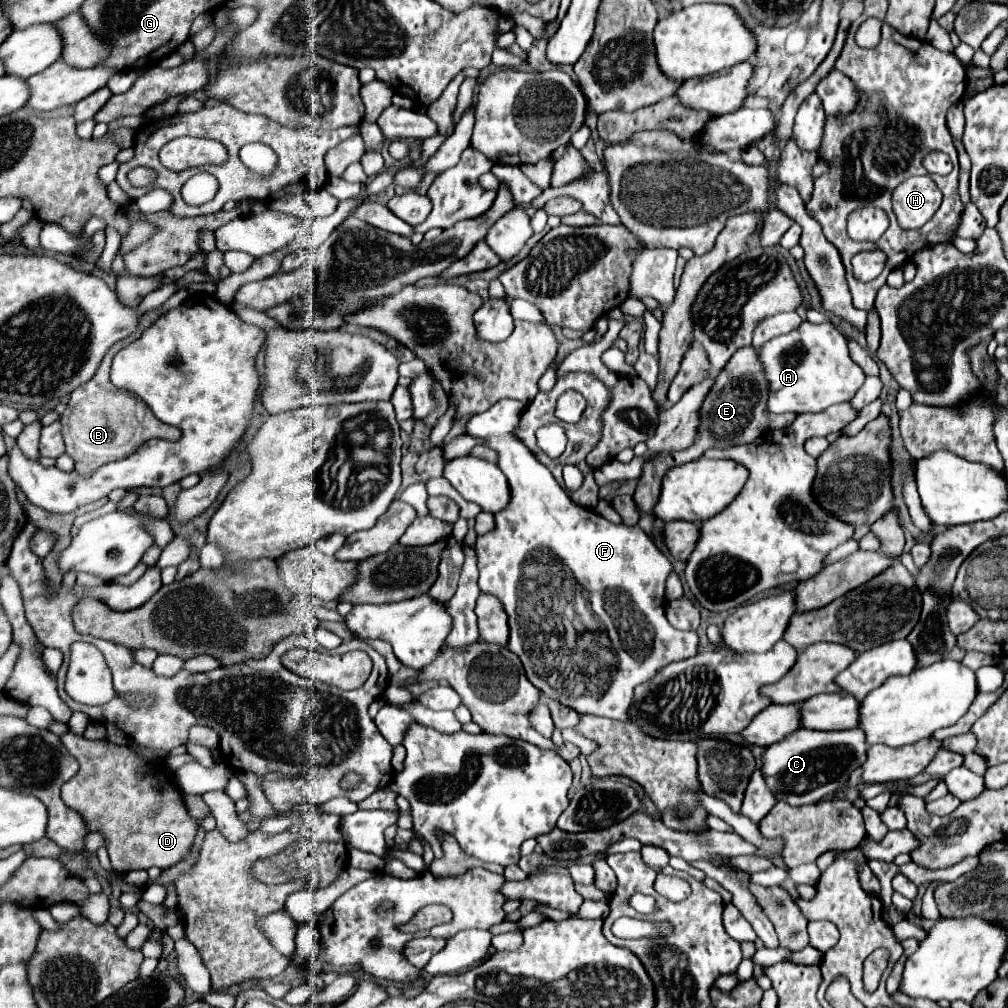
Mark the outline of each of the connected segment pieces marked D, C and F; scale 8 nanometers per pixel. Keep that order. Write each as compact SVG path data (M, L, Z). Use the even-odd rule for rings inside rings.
M72 732L64 734L62 742L80 762L78 774L62 786L62 800L86 818L84 822L90 832L104 836L110 862L116 872L128 874L132 870L148 870L152 866L166 870L189 853L198 826L186 812L172 776L160 772L156 764L134 756L130 746L118 746L108 740L92 742ZM140 766L148 766L148 772L140 774Z
M800 728L762 752L760 772L776 800L788 802L790 806L806 806L820 802L824 796L832 796L838 784L846 780L846 776L850 776L850 772L858 768L862 760L866 760L866 750L862 730L858 728L838 732Z
M506 398L466 422L468 434L484 438L486 446L498 452L498 466L510 484L508 506L494 514L494 528L476 540L480 592L500 600L508 614L508 648L522 660L536 688L576 712L626 720L634 688L642 680L650 680L658 668L694 656L698 634L676 630L666 620L664 588L674 570L670 560L638 526L614 524L594 510L574 504L550 470L512 434L522 412L518 400Z

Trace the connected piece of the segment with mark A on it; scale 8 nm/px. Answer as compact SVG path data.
M802 322L796 330L760 346L758 360L768 380L766 408L774 414L822 412L832 404L848 402L866 380L862 368L850 358L848 340L830 322Z

